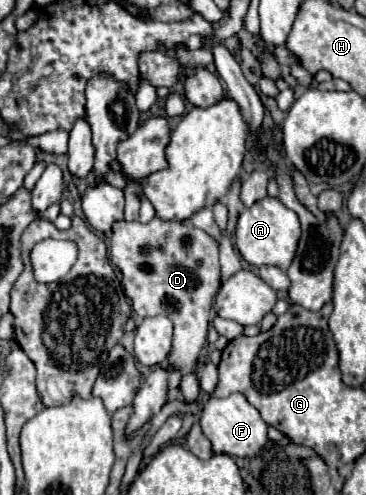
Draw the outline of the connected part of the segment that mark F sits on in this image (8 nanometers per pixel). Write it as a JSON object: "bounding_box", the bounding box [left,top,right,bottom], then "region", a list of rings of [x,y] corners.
{"bounding_box":[200,393,268,457],"region":[[[232,393],[226,399],[208,397],[202,405],[200,425],[206,439],[212,443],[214,453],[226,453],[232,457],[254,457],[268,443],[268,425],[242,393]]]}

